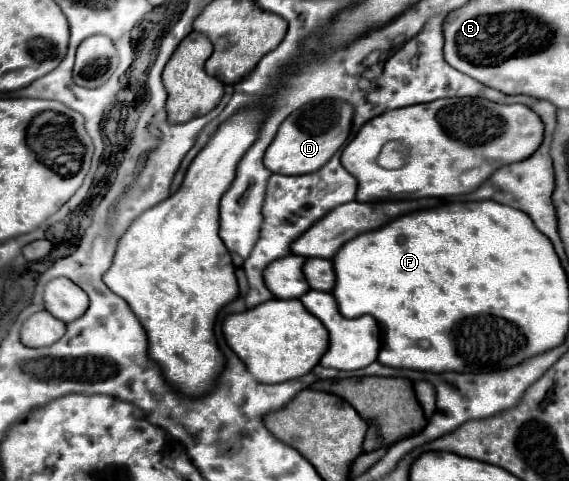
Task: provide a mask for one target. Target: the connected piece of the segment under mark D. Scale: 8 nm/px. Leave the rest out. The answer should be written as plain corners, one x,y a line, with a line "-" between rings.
325,99
305,105
291,113
279,127
273,143
267,147
263,163
271,173
281,175
305,175
321,169
347,141
353,119
353,107
345,101

